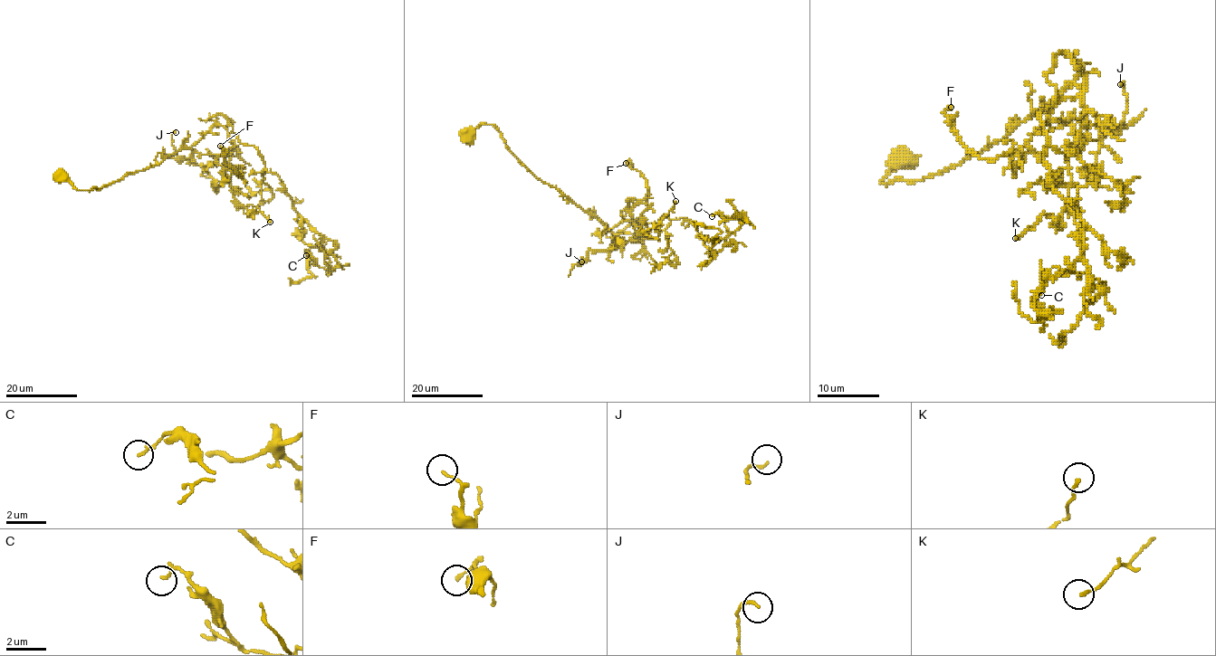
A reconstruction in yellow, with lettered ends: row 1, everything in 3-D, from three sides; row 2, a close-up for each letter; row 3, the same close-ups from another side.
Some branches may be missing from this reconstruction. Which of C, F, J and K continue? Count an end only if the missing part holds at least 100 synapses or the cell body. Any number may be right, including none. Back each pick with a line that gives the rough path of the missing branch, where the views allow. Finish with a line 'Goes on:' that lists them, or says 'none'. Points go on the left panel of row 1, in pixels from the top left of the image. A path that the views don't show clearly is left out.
Goes on: none

